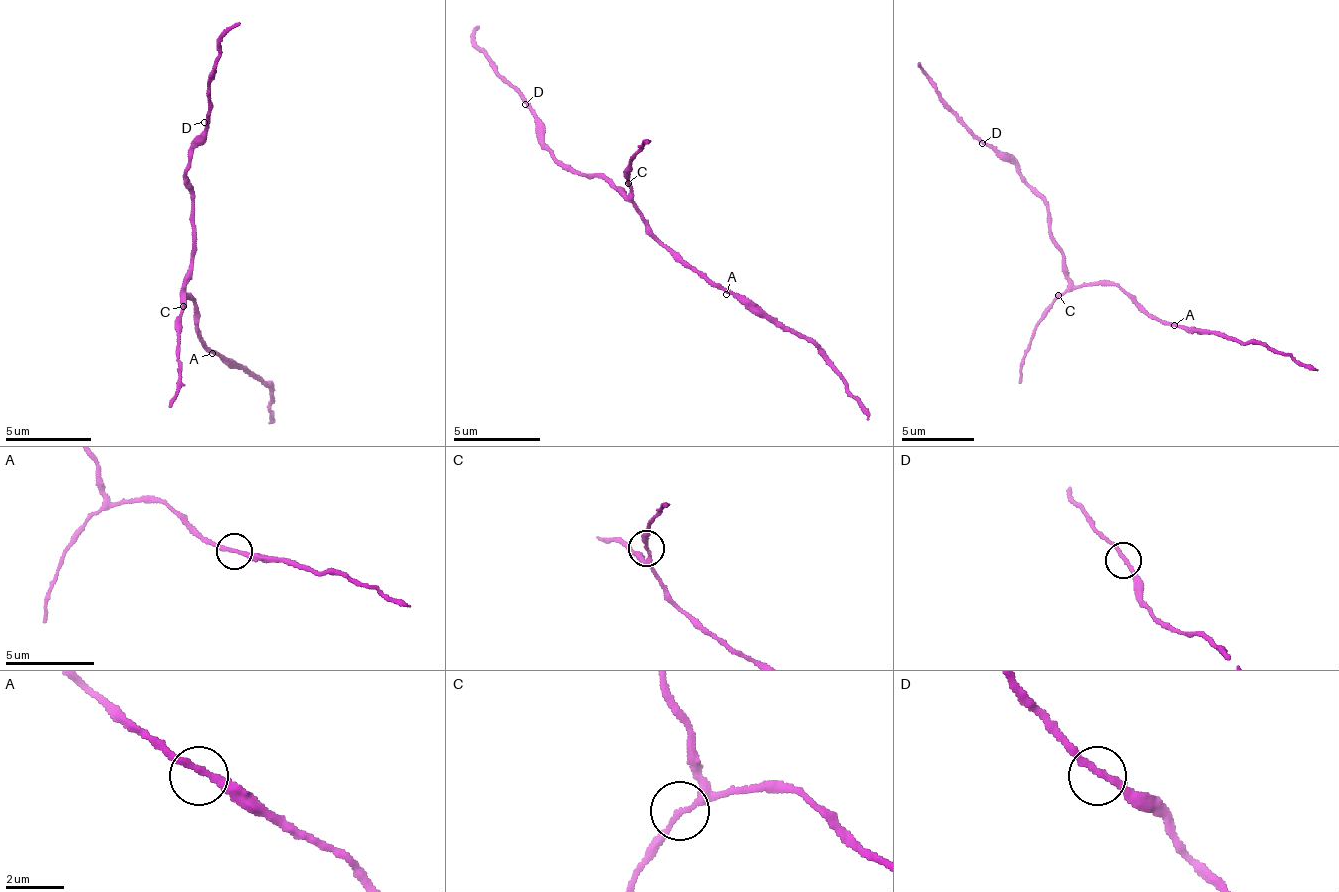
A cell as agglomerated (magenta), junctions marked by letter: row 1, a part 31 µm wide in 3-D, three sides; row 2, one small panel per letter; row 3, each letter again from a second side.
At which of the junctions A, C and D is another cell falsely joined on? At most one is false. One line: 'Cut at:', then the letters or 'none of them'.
Cut at: none of them

